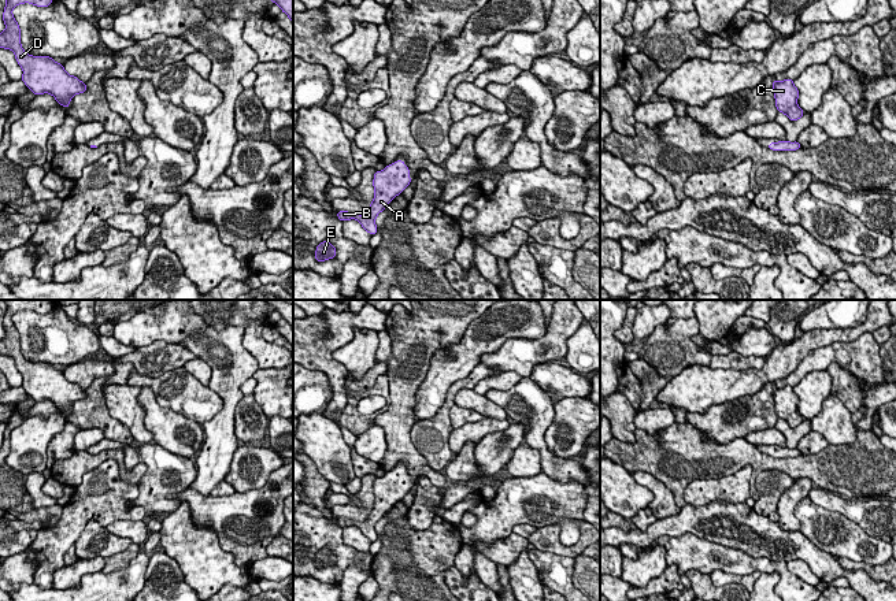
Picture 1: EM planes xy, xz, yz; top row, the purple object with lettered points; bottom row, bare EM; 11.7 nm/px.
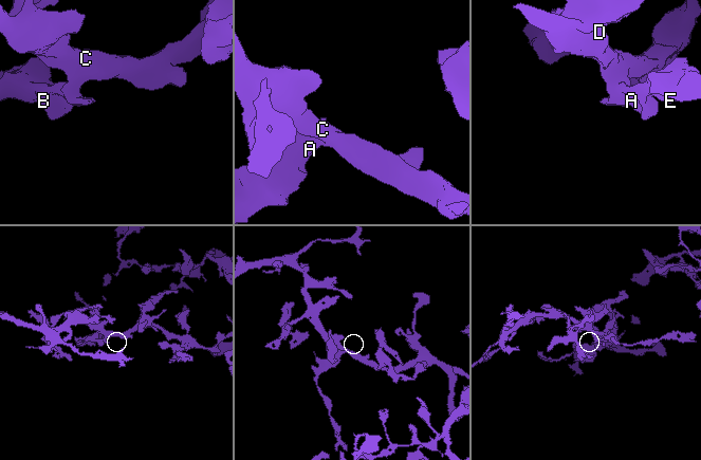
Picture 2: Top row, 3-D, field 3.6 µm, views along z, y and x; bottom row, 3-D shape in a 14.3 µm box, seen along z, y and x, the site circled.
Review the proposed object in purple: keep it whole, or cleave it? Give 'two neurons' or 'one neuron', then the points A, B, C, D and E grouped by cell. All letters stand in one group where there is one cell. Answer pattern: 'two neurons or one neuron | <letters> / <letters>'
one neuron | A B C D E

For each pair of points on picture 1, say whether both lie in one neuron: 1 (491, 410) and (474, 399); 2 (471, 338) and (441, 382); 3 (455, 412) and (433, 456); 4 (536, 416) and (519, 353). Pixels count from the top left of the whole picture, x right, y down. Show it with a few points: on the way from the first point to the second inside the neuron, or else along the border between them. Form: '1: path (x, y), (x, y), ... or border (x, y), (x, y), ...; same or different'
1: path (487, 408), (478, 403); same
2: path (469, 349), (447, 371); same
3: border (454, 404), (450, 411), (452, 427); different
4: border (522, 375), (528, 378); different

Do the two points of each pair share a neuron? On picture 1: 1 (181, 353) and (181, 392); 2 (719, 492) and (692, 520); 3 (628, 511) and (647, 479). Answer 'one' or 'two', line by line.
1: two
2: two
3: two

